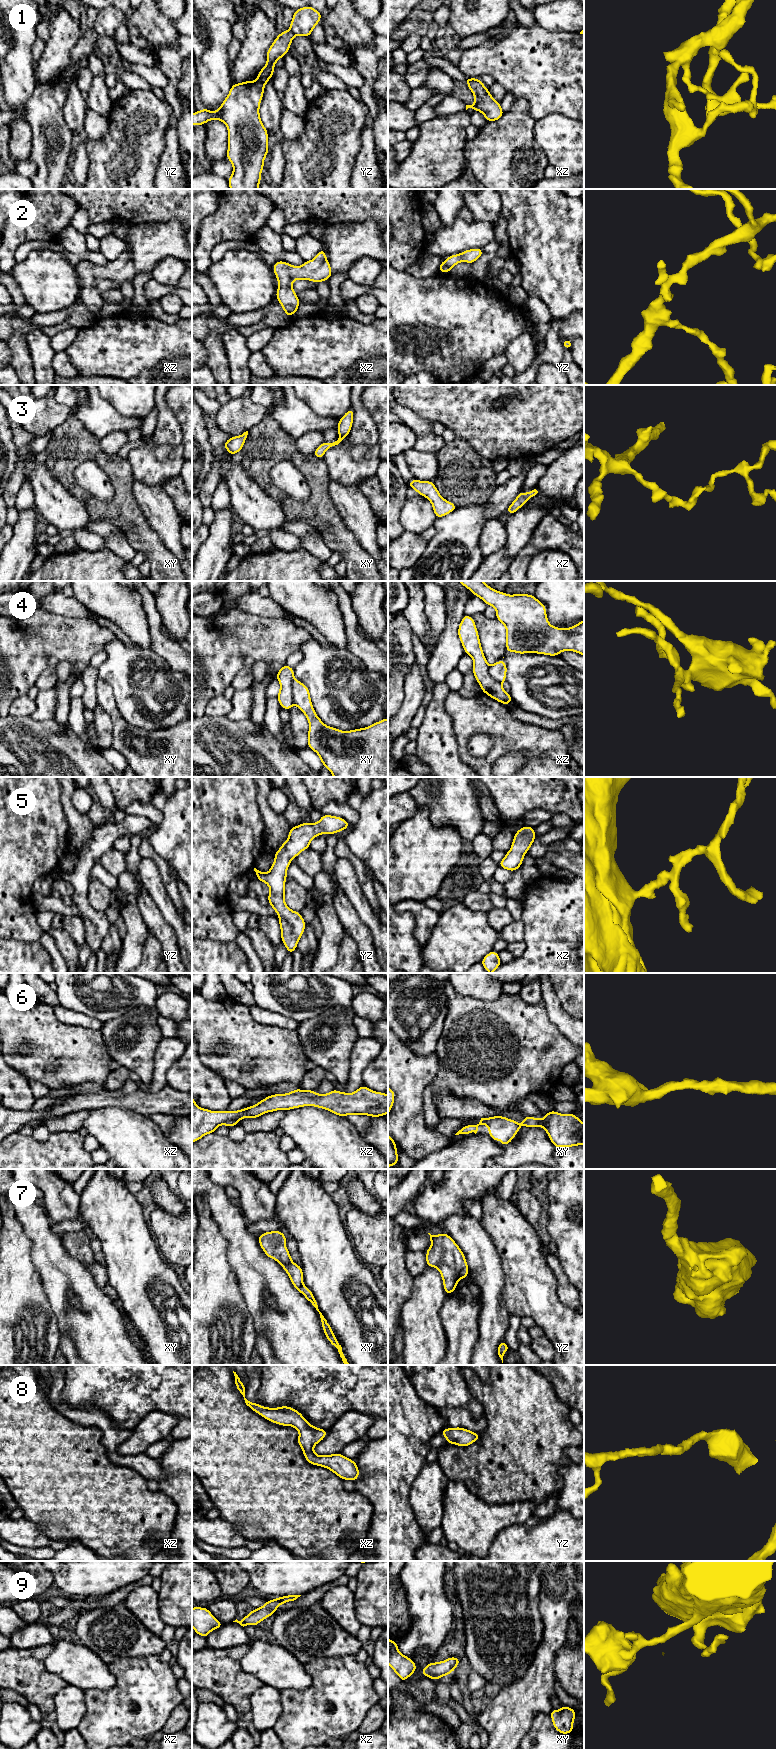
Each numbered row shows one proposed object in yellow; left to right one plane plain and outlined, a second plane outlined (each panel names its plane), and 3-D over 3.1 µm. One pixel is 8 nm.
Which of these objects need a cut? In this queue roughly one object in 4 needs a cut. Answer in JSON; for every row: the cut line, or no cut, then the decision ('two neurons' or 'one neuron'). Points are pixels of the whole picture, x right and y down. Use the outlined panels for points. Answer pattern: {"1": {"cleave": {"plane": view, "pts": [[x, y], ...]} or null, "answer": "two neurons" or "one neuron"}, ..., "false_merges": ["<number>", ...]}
{"1": {"cleave": null, "answer": "one neuron"}, "2": {"cleave": null, "answer": "one neuron"}, "3": {"cleave": null, "answer": "one neuron"}, "4": {"cleave": {"plane": "xy", "pts": [[294, 678], [292, 683], [293, 704]]}, "answer": "two neurons"}, "5": {"cleave": null, "answer": "one neuron"}, "6": {"cleave": null, "answer": "one neuron"}, "7": {"cleave": null, "answer": "one neuron"}, "8": {"cleave": null, "answer": "one neuron"}, "9": {"cleave": null, "answer": "one neuron"}, "false_merges": ["4"]}

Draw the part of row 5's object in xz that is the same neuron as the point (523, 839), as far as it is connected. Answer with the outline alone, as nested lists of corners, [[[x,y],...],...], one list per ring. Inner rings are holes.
[[[523,826],[515,834],[510,850],[499,862],[499,867],[514,872],[522,865],[523,859],[536,838],[533,827]]]

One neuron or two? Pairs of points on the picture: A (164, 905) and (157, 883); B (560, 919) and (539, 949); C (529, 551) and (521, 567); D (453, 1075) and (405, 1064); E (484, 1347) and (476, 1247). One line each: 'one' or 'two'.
A: one
B: one
C: one
D: two
E: one

